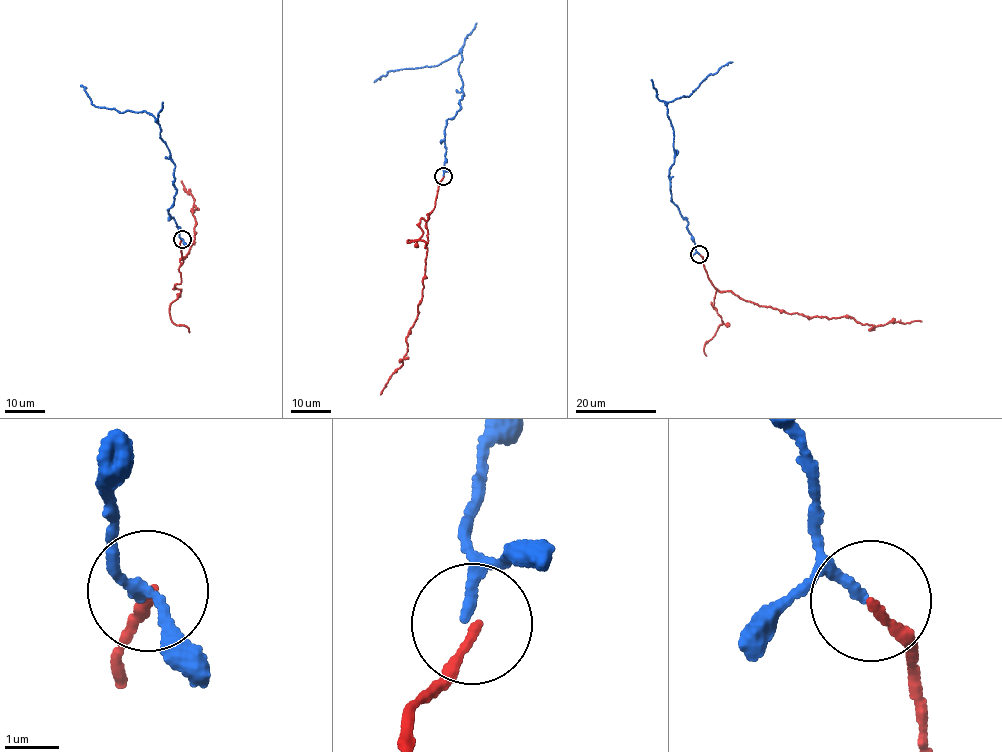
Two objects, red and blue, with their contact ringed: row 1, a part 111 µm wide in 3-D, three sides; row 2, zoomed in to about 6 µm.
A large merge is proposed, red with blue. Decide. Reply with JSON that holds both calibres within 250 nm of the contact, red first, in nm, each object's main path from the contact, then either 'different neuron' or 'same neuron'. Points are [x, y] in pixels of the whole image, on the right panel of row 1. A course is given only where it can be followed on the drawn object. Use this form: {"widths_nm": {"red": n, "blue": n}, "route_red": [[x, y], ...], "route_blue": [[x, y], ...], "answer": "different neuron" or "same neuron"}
{"widths_nm": {"red": 150, "blue": 150}, "route_red": [[700, 254], [713, 287], [720, 291], [733, 292], [760, 306], [810, 317], [847, 317], [872, 326], [921, 321]], "route_blue": [[699, 254], [688, 223], [671, 200], [674, 154], [667, 106], [733, 62]], "answer": "same neuron"}

